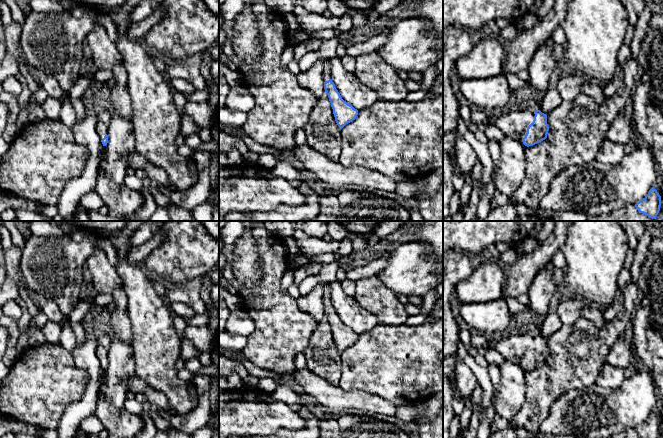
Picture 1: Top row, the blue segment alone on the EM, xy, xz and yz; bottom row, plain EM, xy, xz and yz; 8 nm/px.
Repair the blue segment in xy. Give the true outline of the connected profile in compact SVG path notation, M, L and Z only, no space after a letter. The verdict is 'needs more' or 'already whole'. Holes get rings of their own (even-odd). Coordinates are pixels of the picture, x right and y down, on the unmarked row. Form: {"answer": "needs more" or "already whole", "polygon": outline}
{"answer": "needs more", "polygon": "M101 332L97 337L97 356L101 362L103 370L108 367L108 352L111 346L111 335L109 332Z"}

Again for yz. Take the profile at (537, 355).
{"answer": "needs more", "polygon": "M510 330L508 333L498 336L494 340L494 349L497 350L505 360L515 361L521 364L527 371L545 364L549 355L546 338L540 334L533 336L529 332L521 332L518 330Z"}

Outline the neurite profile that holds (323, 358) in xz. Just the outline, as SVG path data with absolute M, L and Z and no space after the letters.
M324 316L310 337L304 350L306 368L334 386L341 378L341 353L335 345L328 319Z

